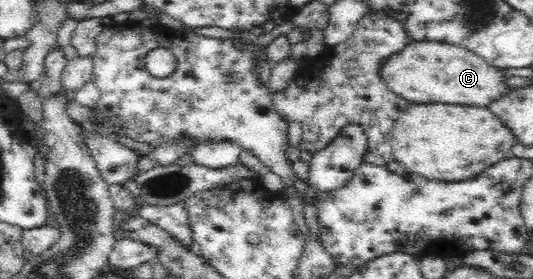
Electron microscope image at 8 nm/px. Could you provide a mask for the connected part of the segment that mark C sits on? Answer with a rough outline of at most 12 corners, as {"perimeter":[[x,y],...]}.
{"perimeter":[[415,41],[383,82],[411,104],[487,107],[509,74],[463,47]]}

